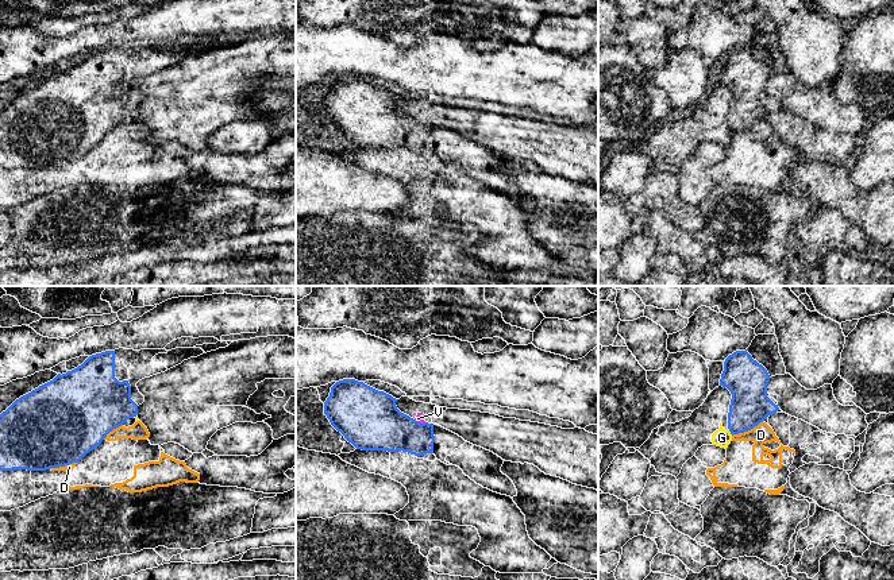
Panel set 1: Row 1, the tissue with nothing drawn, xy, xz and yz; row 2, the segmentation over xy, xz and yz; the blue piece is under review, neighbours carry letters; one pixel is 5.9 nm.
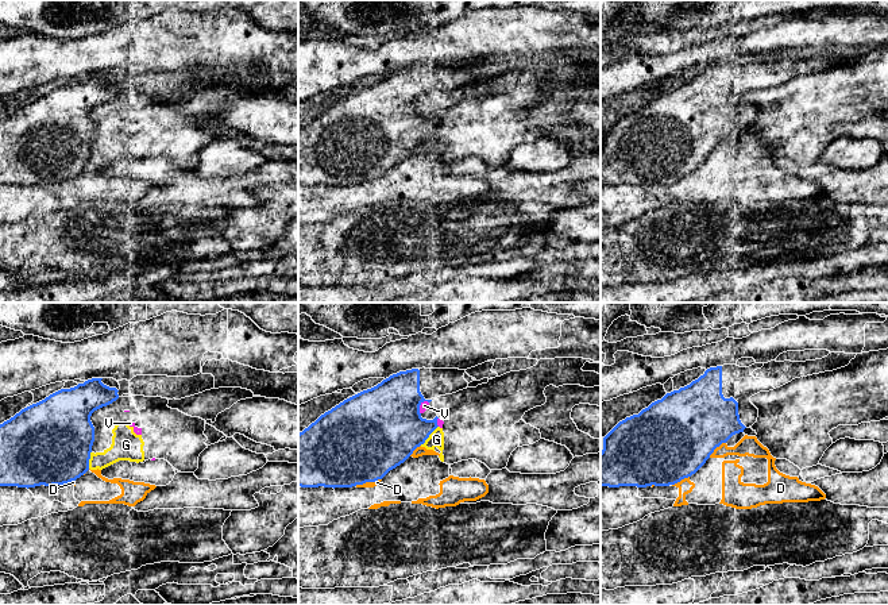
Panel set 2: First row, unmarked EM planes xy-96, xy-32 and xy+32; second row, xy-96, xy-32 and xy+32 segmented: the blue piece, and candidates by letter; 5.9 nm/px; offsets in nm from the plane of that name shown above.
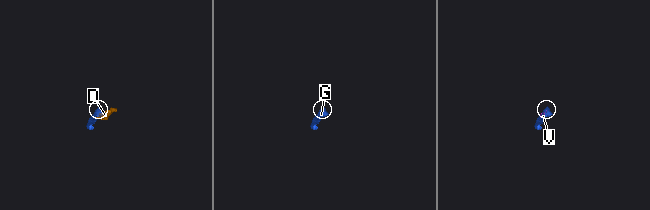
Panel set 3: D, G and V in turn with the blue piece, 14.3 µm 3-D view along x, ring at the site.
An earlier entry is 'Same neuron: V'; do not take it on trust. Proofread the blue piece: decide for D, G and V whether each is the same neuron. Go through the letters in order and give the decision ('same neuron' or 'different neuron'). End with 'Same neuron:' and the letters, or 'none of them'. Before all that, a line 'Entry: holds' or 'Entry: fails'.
Entry: fails
D: different neuron
G: different neuron
V: different neuron
Same neuron: none of them

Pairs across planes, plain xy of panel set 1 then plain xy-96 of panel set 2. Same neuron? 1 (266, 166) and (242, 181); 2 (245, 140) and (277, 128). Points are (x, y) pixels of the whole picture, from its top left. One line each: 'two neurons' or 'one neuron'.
1: one neuron
2: two neurons

